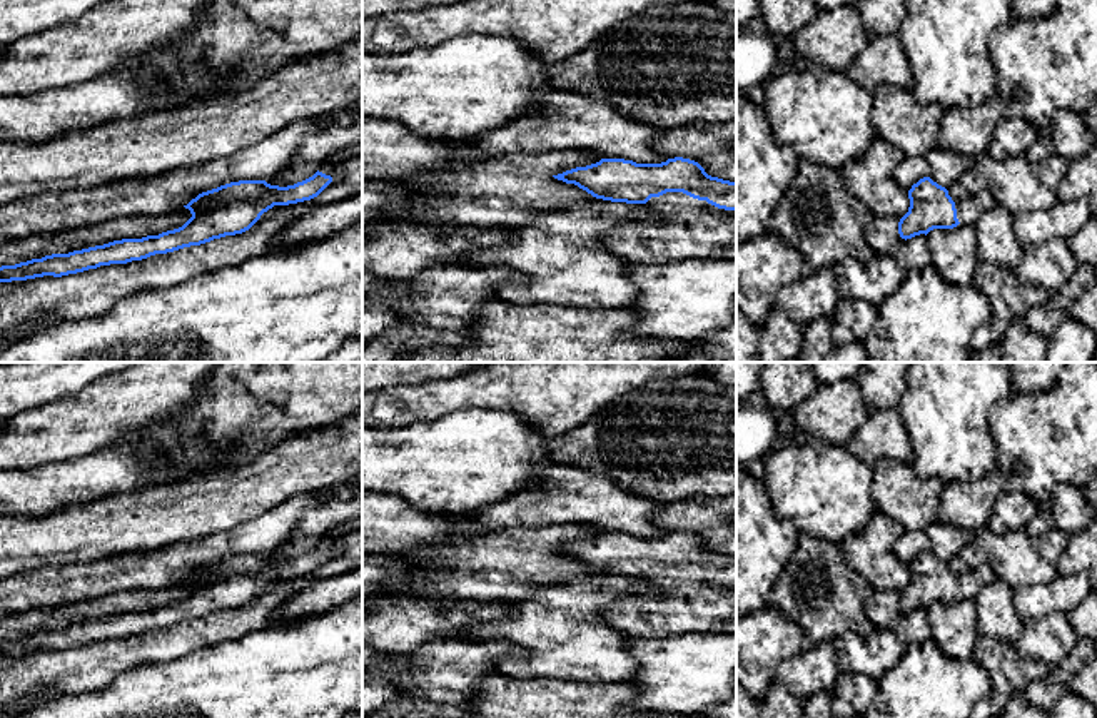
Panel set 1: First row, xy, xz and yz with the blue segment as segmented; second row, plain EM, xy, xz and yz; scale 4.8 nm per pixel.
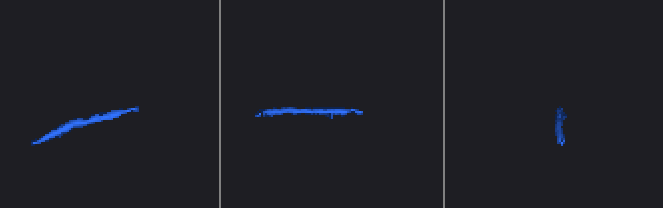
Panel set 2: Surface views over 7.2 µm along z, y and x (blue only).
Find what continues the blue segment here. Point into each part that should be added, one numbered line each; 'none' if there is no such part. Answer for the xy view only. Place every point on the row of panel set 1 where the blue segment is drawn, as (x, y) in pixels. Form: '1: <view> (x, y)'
none

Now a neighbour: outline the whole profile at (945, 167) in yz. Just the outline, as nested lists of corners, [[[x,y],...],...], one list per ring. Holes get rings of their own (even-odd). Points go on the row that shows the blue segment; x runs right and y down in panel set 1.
[[[933,147],[923,157],[903,157],[897,165],[893,180],[905,190],[910,190],[923,177],[930,177],[942,187],[957,182],[973,164],[968,155]]]

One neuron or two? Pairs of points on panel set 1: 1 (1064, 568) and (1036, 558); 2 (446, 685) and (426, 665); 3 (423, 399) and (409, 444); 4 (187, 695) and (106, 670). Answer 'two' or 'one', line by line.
1: two
2: one
3: two
4: two

